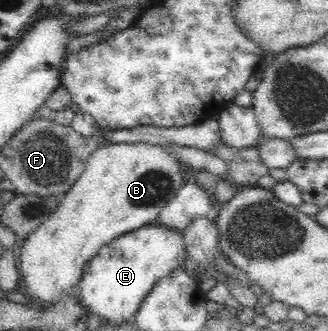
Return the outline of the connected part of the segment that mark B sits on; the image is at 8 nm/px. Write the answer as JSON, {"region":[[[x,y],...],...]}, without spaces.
{"region":[[[144,141],[137,143],[108,143],[89,154],[85,171],[60,199],[57,210],[21,242],[17,252],[22,294],[35,301],[54,303],[68,292],[75,290],[81,282],[85,265],[113,239],[131,233],[139,227],[151,224],[167,205],[178,187],[187,181],[185,165],[169,147],[153,145]]]}

